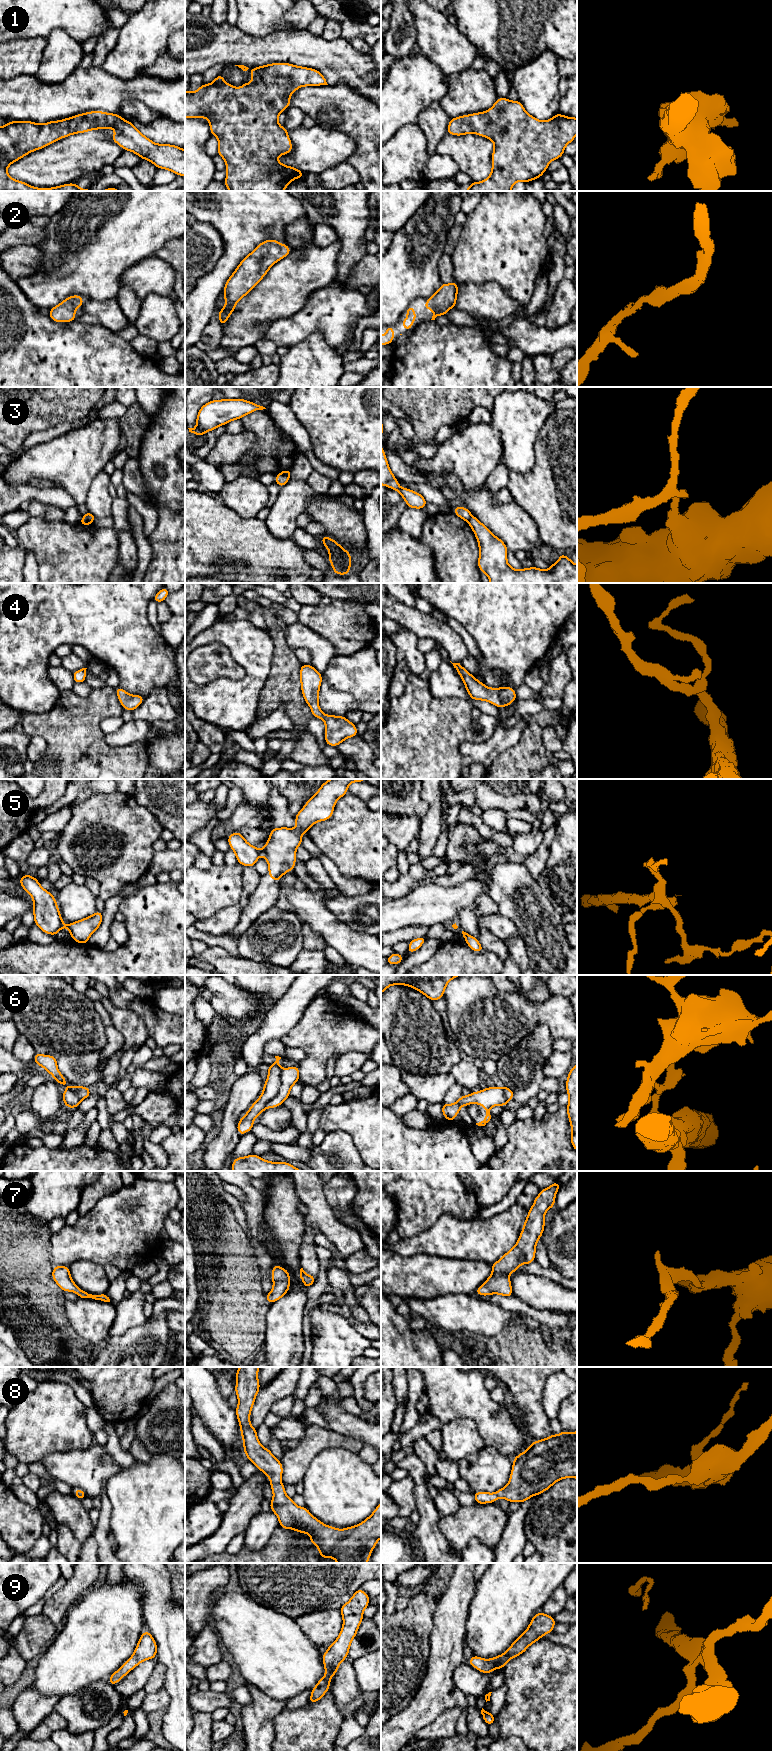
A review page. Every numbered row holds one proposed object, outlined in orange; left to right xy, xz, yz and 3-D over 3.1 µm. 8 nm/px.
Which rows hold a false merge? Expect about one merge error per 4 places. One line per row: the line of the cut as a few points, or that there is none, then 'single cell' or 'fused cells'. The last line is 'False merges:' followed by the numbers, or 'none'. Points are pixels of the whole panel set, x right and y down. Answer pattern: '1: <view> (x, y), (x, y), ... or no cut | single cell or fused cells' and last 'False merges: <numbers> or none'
1: no cut | single cell
2: no cut | single cell
3: xy (83, 516), (91, 522) | fused cells
4: no cut | single cell
5: xz (261, 850), (262, 853) | fused cells
6: xz (282, 1069), (279, 1091), (267, 1102), (265, 1107) | fused cells
7: no cut | single cell
8: no cut | single cell
9: no cut | single cell
False merges: 3, 5, 6

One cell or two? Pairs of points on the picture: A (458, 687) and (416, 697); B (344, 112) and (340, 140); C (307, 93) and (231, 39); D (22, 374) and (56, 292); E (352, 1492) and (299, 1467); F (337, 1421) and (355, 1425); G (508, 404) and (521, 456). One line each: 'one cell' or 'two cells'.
A: two cells
B: two cells
C: two cells
D: two cells
E: two cells
F: one cell
G: one cell

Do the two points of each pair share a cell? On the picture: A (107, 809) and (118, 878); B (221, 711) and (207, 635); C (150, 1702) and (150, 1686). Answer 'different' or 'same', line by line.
A: same
B: same
C: different

